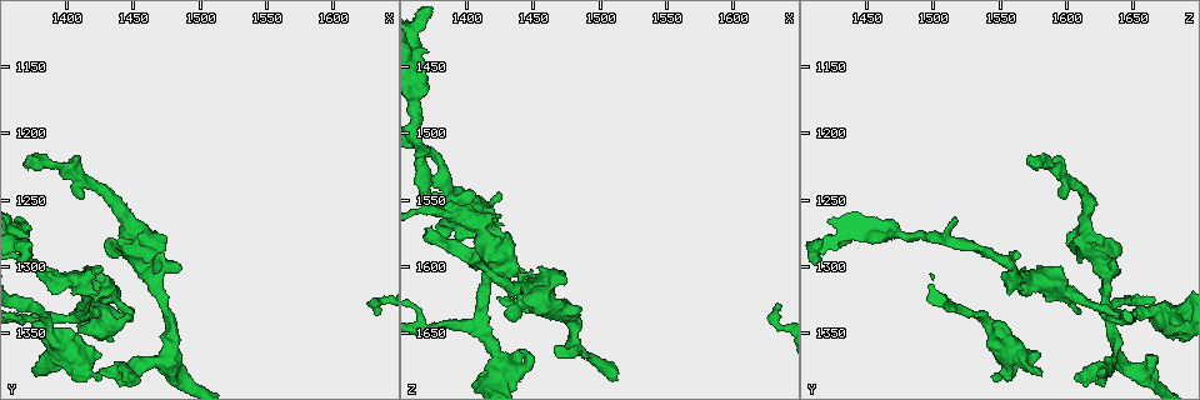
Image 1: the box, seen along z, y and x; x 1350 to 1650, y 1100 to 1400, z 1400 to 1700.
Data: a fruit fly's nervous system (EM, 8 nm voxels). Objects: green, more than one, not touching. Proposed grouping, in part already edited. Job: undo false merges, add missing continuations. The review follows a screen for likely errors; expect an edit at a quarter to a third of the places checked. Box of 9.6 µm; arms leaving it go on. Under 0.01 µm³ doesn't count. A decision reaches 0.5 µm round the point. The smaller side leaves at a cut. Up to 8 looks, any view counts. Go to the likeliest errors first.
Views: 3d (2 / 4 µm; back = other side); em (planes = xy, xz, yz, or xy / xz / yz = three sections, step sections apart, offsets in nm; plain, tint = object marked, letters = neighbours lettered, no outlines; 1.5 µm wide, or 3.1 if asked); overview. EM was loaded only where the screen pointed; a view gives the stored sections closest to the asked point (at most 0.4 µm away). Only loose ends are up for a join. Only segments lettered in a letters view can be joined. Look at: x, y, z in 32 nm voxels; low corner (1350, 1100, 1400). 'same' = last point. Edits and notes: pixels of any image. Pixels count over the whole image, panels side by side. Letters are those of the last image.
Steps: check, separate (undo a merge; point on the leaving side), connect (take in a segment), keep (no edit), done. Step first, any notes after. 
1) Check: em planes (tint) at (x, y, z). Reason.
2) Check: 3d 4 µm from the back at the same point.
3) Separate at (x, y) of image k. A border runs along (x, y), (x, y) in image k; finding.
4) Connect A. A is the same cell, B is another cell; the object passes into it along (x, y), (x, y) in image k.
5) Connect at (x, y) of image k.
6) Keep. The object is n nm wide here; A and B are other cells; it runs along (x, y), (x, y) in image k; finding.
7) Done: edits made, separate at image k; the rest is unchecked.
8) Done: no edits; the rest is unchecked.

Check: em yz step 8 (tint) at (1374, 1380, 1580). Branch stops here.

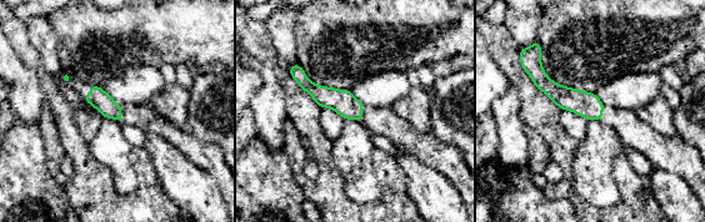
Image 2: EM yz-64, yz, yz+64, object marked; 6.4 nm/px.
Check: em planes (letters) at the same point. Another direction.

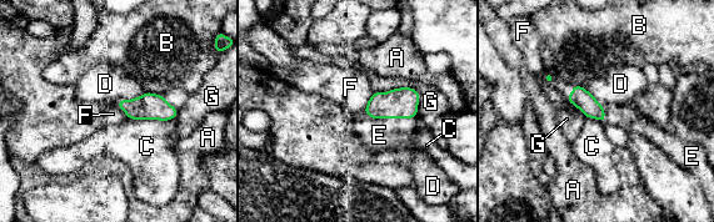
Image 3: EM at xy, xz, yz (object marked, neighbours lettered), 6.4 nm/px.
Connect at (379, 135) of image 3. The longest contact is with E, 340 nm; E is the same cell, A, B, C, D, F and G are other cells; the object passes into it along (402, 102), (390, 117), (379, 135) in image 3; it goes on there.

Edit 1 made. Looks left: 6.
Check: em planes (letters) at (1432, 1284, 1618). Free end.

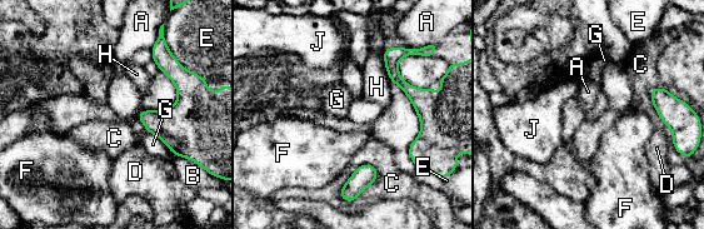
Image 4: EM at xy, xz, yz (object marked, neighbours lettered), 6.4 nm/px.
Keep. A, B, C, D, E, F, G, H and J are other cells; a border runs along (138, 113), (138, 119), (146, 130) in image 4; none of them fits.

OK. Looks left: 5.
Check: em xy step 4 (tint) at (1424, 1318, 1564). Branch stops here.

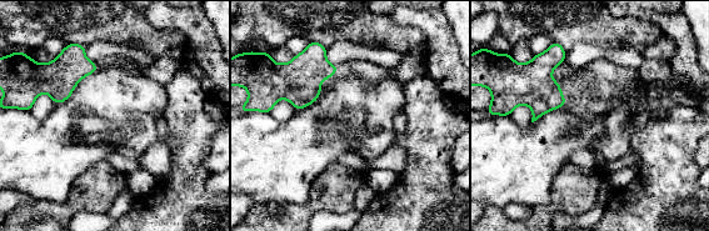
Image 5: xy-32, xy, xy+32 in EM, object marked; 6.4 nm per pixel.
Check: em planes (letters) at the same point.

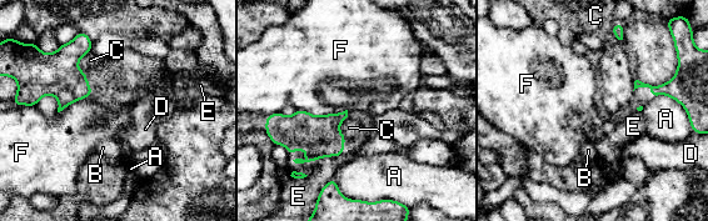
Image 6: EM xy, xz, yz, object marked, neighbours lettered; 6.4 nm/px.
Keep. A, B, C, D, E and F are other cells; a border runs along (297, 109), (315, 115), (347, 110) in image 6; none of them fits.

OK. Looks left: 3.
Done: edits made, connect at image 3; the rest is unchecked.

